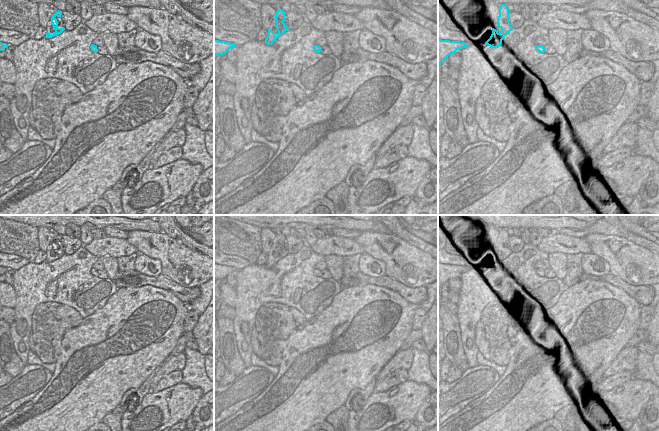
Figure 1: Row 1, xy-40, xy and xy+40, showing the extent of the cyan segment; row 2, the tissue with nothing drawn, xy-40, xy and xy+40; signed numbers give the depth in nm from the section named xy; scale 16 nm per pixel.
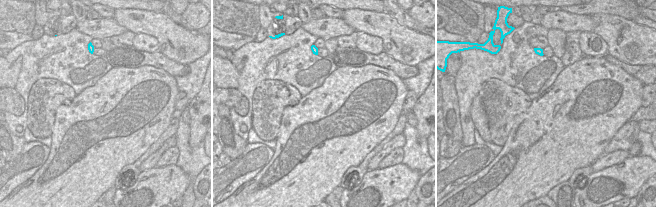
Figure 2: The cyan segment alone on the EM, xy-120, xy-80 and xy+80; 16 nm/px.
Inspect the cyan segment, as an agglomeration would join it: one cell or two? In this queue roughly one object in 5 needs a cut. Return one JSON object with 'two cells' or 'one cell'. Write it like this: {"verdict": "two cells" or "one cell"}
{"verdict": "one cell"}

